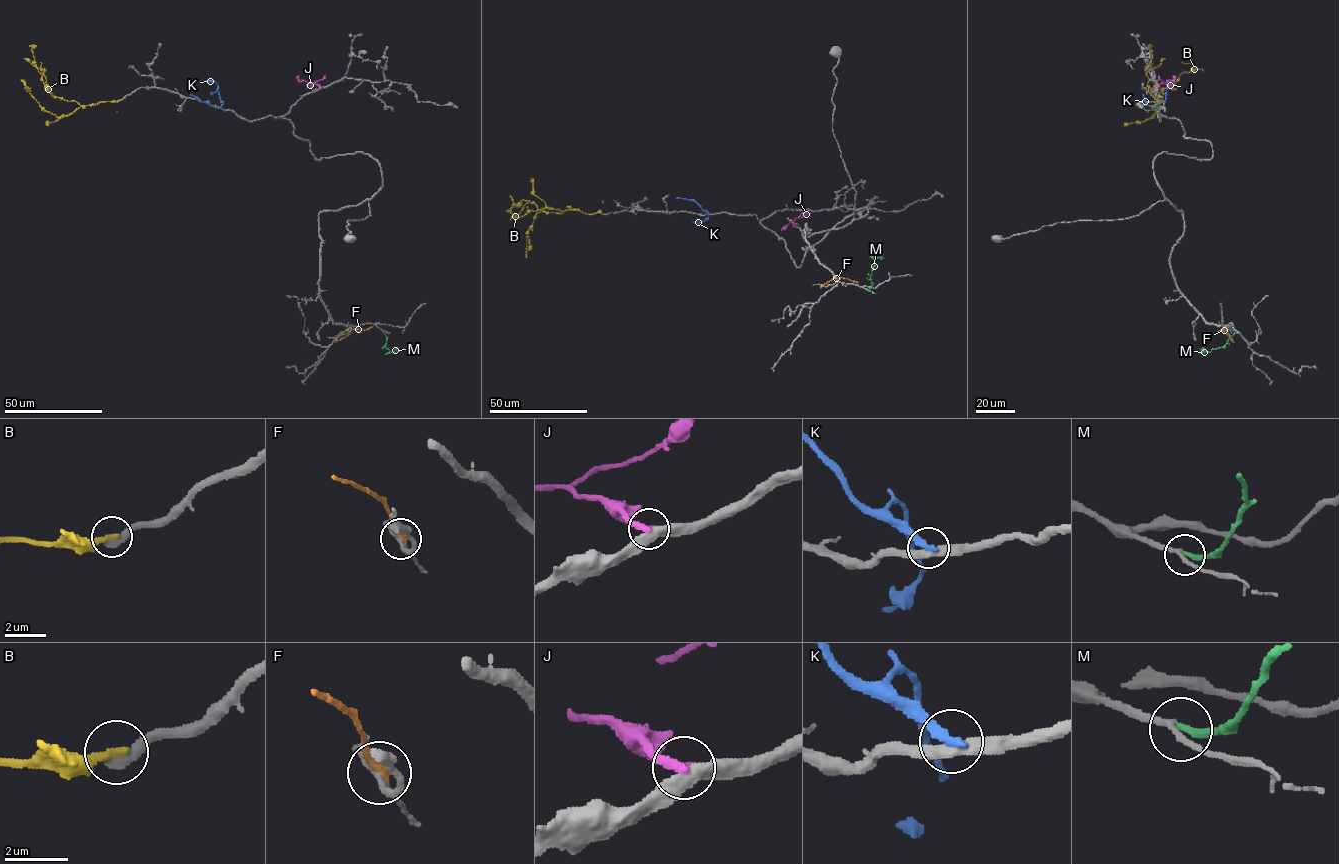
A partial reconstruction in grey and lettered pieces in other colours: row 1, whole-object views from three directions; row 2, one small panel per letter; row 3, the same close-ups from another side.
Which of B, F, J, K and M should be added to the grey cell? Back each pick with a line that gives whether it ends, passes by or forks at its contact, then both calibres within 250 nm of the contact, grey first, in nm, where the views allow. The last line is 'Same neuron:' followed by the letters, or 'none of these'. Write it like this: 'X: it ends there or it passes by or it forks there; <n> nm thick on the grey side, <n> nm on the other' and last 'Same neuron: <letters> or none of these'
M: it ends there; 190 nm thick on the grey side, 280 nm on the other
Same neuron: M

